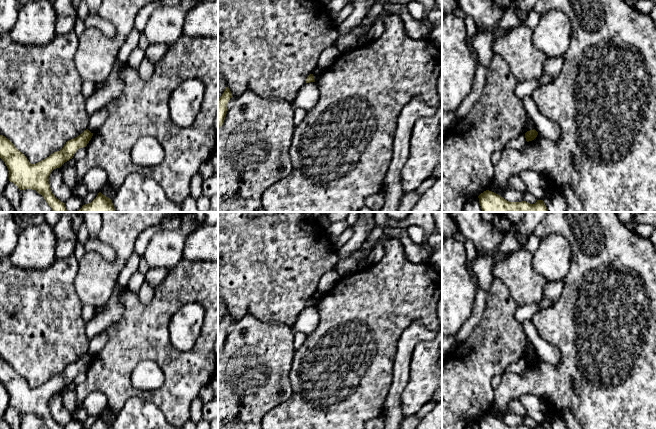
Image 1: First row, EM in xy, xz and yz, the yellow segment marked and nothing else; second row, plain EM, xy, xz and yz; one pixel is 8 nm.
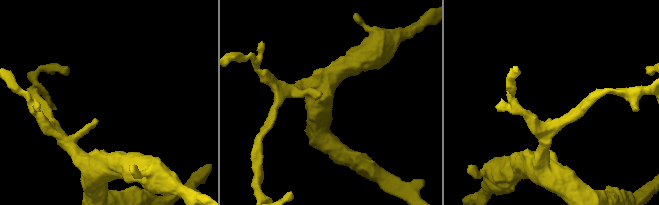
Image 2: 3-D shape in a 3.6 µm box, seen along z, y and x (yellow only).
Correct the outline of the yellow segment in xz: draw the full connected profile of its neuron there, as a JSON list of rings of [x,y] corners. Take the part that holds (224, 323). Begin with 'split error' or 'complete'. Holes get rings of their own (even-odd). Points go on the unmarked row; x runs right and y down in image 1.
complete; [[[226,311],[224,317],[218,322],[218,353],[223,349],[228,332],[227,328],[232,322],[232,317],[228,311]]]

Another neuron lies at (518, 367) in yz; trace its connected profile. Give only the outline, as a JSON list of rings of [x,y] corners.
[[[522,358],[519,361],[509,364],[505,372],[514,373],[514,374],[522,374],[525,371],[526,367],[527,365],[525,362],[525,358]]]

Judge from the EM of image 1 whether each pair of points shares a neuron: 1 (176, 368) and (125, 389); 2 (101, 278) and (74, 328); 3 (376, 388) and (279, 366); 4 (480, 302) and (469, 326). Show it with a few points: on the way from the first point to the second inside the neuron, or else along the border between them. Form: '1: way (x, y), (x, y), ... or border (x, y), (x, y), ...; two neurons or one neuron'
1: way (171, 383), (159, 395), (140, 394); one neuron
2: border (73, 282), (74, 289), (83, 304); two neurons
3: border (295, 350), (289, 374), (291, 391); two neurons
4: way (479, 308), (473, 320); one neuron

